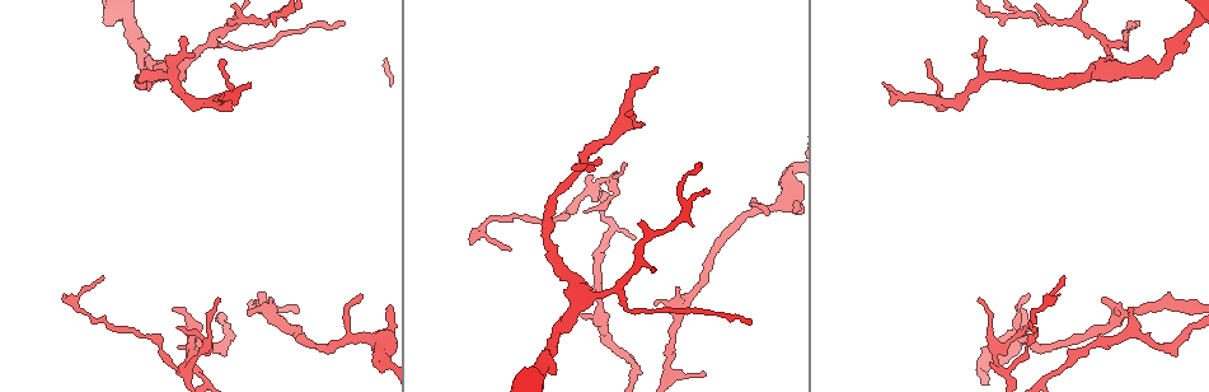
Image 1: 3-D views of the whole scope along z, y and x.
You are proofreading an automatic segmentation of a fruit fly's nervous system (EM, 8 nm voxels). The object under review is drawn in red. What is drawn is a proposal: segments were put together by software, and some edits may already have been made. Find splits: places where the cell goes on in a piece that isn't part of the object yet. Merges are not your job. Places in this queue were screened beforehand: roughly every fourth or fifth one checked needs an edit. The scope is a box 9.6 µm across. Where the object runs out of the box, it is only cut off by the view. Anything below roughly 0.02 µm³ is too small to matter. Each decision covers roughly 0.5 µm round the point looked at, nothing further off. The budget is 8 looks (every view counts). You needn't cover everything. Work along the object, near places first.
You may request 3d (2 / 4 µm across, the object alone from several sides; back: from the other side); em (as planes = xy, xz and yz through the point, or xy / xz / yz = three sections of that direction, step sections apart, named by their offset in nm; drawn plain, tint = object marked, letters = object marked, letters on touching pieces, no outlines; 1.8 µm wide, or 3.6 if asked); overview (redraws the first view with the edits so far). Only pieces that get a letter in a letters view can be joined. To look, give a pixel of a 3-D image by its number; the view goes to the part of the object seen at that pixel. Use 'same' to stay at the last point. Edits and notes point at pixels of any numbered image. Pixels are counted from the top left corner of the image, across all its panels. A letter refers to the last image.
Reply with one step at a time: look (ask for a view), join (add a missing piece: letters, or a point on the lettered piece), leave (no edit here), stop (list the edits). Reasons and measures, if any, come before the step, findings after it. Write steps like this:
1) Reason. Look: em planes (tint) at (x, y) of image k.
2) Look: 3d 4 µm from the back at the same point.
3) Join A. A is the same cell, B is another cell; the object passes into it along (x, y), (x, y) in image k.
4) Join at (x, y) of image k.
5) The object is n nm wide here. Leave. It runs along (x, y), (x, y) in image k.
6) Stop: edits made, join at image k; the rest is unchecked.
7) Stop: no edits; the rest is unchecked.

Tapers out. Look: em yz step 8 (letters) at (586, 168) of image 1.

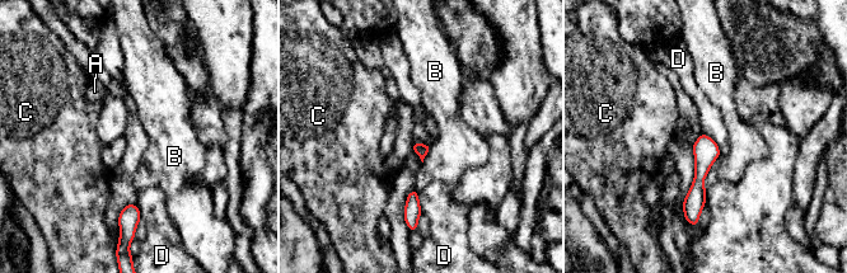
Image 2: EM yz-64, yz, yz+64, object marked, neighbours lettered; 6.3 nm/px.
The longest contact is with B, 240 nm. Leave. A, B, C and D are other cells; it runs along (703, 137), (703, 161), (695, 215) in image 2; none of them fits.

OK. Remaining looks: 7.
Thin end. Look: em xz step 8 (letters) at (676, 289) of image 1.

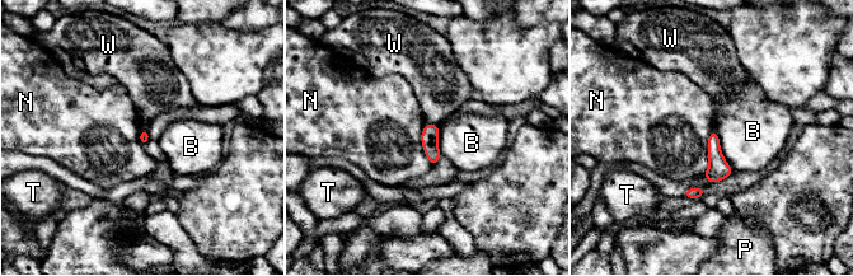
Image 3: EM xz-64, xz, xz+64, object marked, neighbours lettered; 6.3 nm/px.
Look: em planes (letters) at the same point.

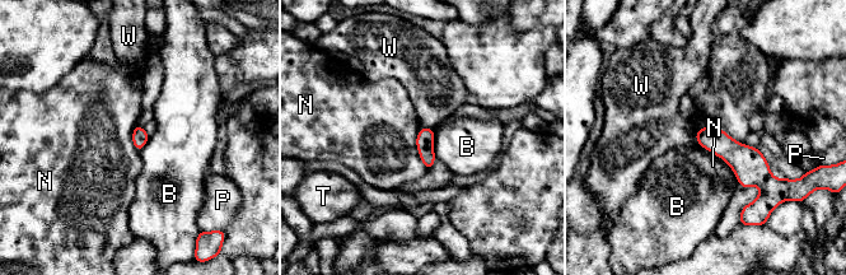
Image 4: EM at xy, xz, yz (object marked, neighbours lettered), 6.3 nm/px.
The object is 100 nm wide here. Leave. B, N, P, T and W are other cells; a border runs along (697, 141), (758, 189), (741, 219) in image 4; no lettered piece goes on from it.

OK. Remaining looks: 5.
Thin end. Look: 3d 4 µm at (584, 315) of image 1.

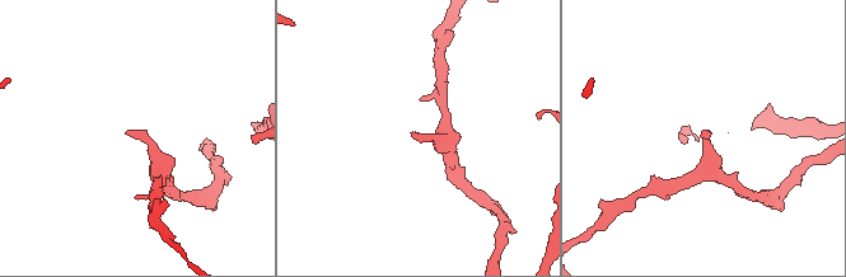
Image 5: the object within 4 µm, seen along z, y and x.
Look: em planes (letters) at (703, 133) of image 5.

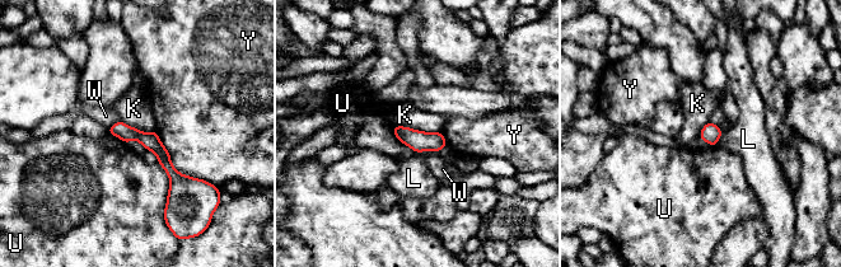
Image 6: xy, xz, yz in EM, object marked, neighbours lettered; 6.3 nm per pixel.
The longest contact is with Y, 460 nm. Leave. K, L, U, W and Y are other cells; it runs along (115, 127), (163, 154), (172, 197) in image 6; no lettered piece goes on from it.

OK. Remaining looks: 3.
Stop: no edits; the rest is unchecked.

